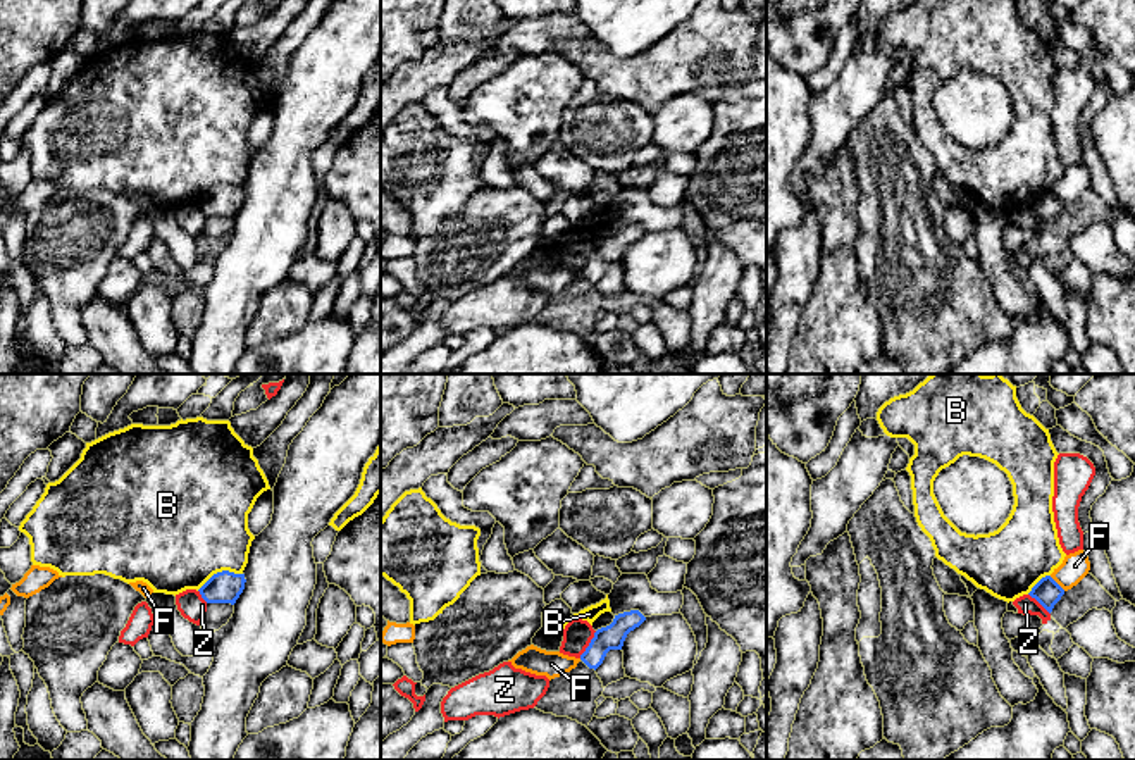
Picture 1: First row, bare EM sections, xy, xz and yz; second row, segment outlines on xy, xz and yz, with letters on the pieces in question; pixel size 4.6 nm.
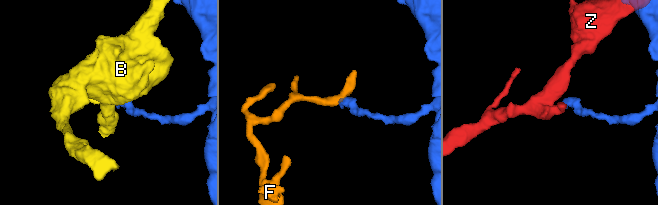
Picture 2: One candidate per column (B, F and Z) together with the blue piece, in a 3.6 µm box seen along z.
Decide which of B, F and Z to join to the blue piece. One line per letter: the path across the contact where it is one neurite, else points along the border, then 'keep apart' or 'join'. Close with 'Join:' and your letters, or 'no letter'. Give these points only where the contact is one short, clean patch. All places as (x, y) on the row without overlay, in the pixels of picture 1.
B: border along xy (241, 186), (217, 185), (197, 204); keep apart
F: border along yz (1049, 190), (1065, 204); keep apart
Z: border along xz (596, 245), (579, 271); keep apart
Join: no letter

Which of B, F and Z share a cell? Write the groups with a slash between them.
B / F / Z

